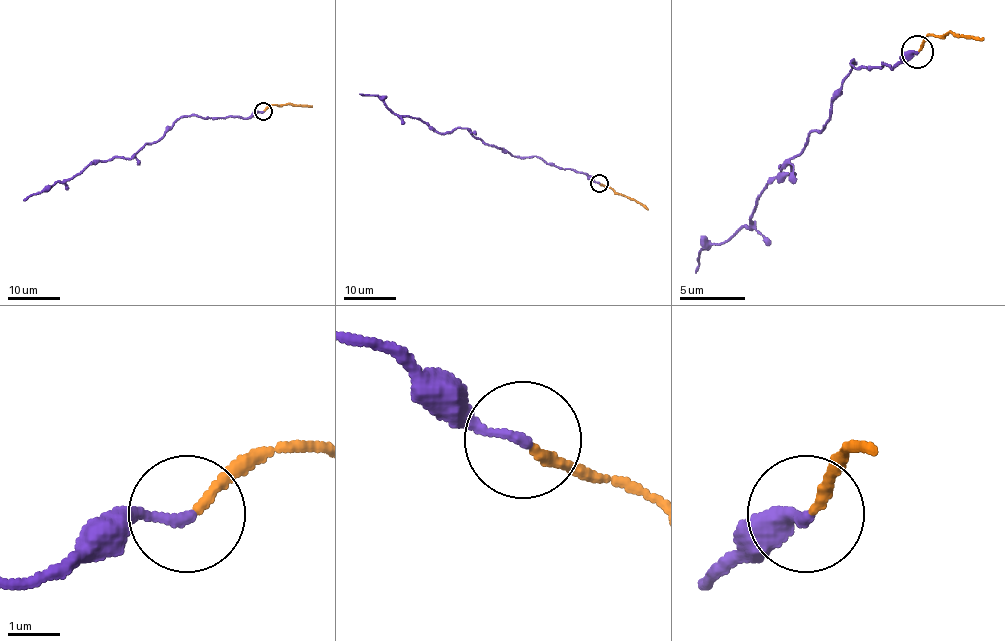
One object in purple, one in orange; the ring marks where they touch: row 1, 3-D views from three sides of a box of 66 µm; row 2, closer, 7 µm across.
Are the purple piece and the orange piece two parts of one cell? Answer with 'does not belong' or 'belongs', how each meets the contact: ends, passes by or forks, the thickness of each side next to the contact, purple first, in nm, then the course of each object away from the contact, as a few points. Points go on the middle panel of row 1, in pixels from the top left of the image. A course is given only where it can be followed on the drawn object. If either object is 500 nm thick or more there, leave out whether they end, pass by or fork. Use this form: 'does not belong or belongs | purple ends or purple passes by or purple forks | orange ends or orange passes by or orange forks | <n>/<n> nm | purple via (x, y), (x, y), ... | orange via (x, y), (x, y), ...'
does not belong | purple ends | orange ends | 200/170 nm | purple via (599, 182), (536, 156), (517, 157), (466, 129), (433, 131), (417, 118), (395, 114), (377, 96), (360, 93) | orange via (599, 184), (641, 203), (647, 210)

